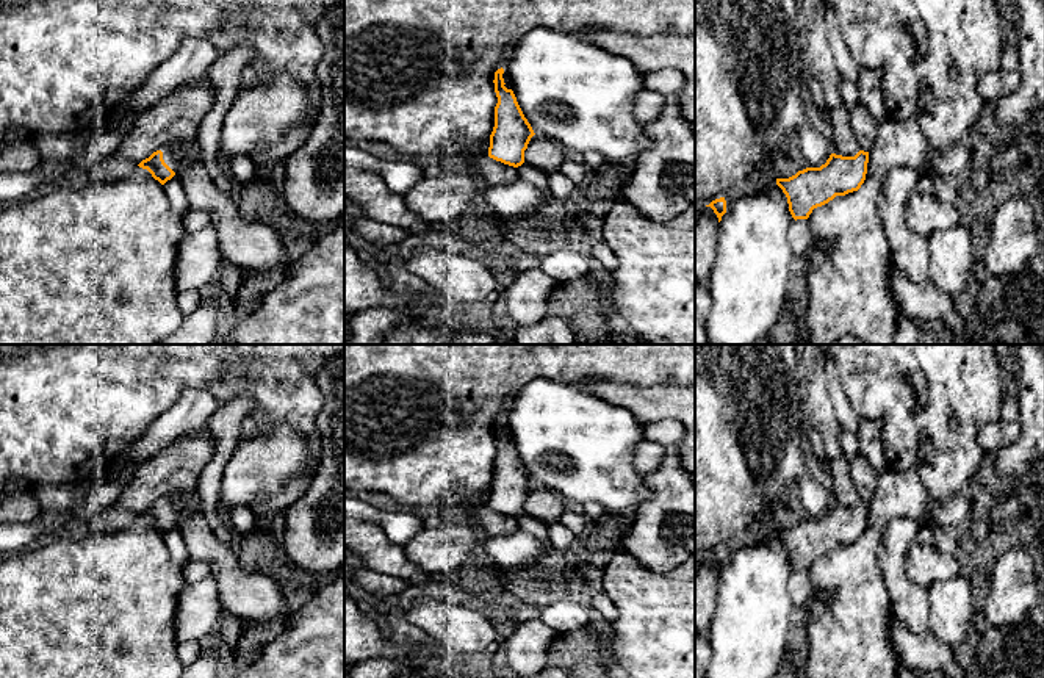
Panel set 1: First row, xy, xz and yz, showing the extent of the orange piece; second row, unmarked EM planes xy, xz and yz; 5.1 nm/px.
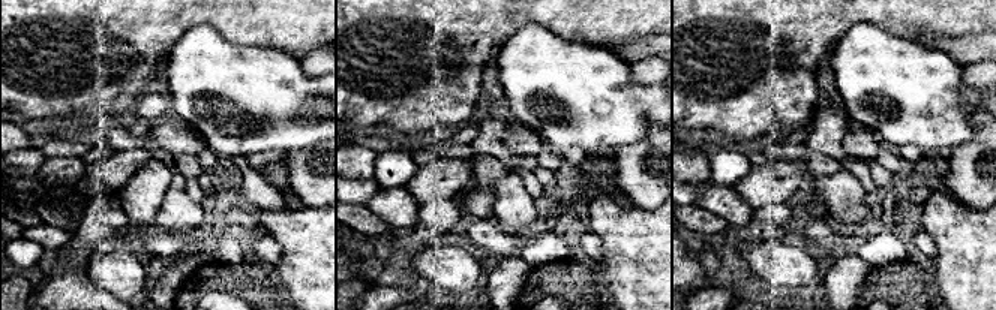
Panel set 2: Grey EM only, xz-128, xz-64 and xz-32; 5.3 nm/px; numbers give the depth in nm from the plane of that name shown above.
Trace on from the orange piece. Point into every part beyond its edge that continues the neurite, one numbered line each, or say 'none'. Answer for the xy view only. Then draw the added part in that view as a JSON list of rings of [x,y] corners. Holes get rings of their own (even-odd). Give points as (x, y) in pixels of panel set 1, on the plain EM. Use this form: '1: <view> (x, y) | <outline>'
1: xy (169, 508) | [[[163,496],[158,501],[163,503],[164,514],[175,523],[177,521],[177,504],[174,503],[172,496]]]

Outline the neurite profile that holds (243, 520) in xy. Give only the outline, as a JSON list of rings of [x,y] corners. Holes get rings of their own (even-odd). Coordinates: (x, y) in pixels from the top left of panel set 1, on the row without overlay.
[[[238,507],[229,515],[229,521],[235,529],[236,539],[252,532],[257,526],[257,517],[249,507]]]

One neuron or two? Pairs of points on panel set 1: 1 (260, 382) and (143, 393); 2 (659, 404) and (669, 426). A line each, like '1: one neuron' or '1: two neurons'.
1: one neuron
2: two neurons

